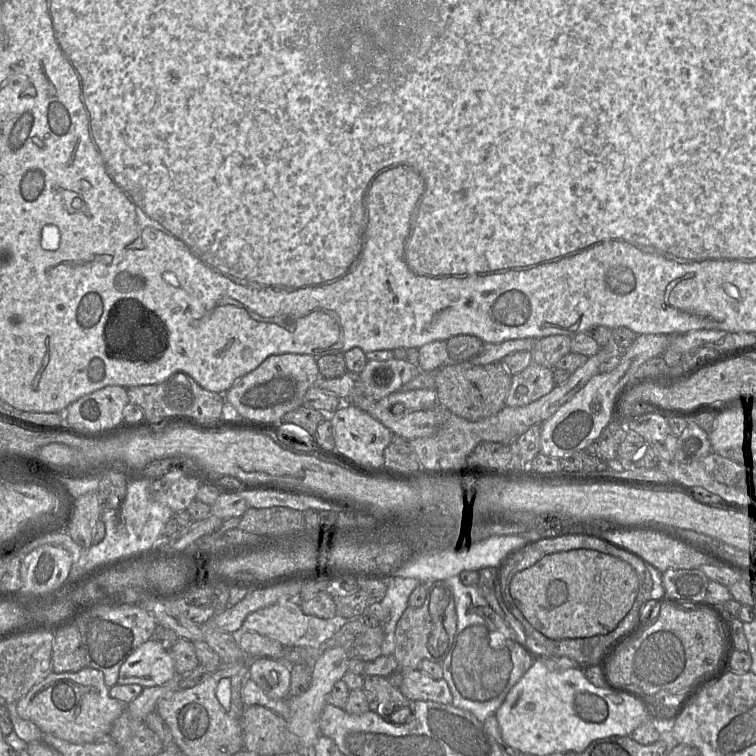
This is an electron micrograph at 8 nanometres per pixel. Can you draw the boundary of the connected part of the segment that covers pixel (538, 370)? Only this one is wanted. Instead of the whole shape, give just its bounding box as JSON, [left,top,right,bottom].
[505,361,554,406]

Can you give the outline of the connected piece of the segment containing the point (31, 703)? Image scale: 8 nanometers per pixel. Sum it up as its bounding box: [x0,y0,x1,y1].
[16,667,126,744]

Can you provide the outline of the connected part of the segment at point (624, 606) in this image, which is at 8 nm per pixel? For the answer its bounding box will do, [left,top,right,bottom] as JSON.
[509,549,639,640]

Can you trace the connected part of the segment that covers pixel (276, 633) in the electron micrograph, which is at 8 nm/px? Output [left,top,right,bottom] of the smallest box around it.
[242,599,343,651]

